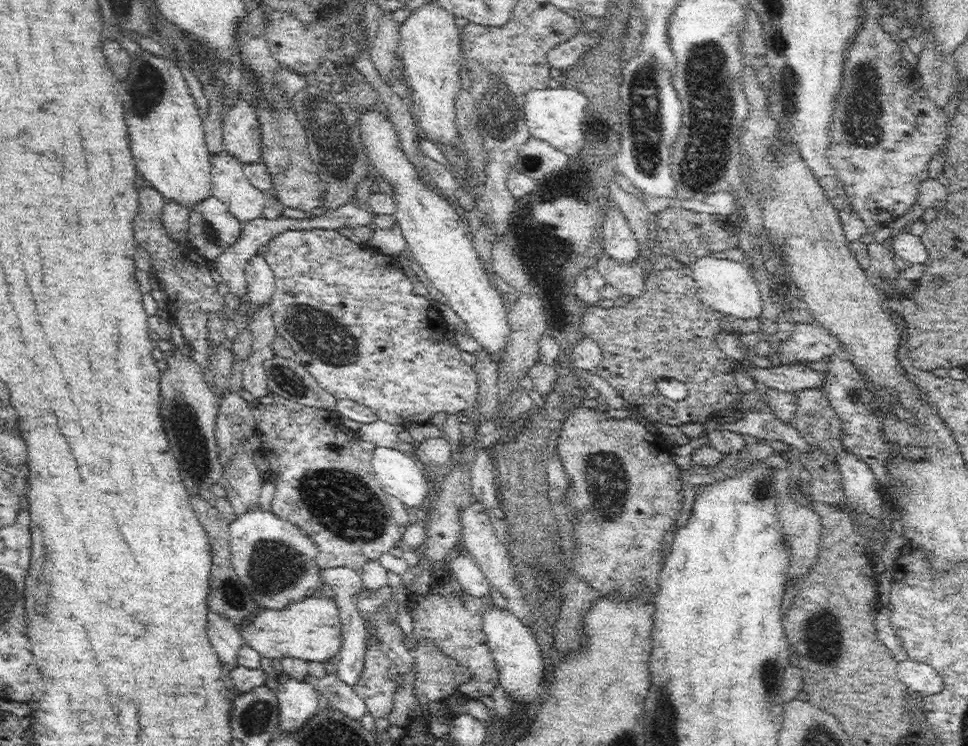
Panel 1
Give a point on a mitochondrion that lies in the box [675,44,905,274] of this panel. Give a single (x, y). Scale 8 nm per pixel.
(866, 128)

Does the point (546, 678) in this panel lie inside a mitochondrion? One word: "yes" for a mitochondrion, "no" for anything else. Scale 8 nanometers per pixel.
no

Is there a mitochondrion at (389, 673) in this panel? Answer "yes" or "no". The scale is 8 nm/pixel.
yes

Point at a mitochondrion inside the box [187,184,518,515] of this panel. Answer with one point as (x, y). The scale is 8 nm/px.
(317, 334)

